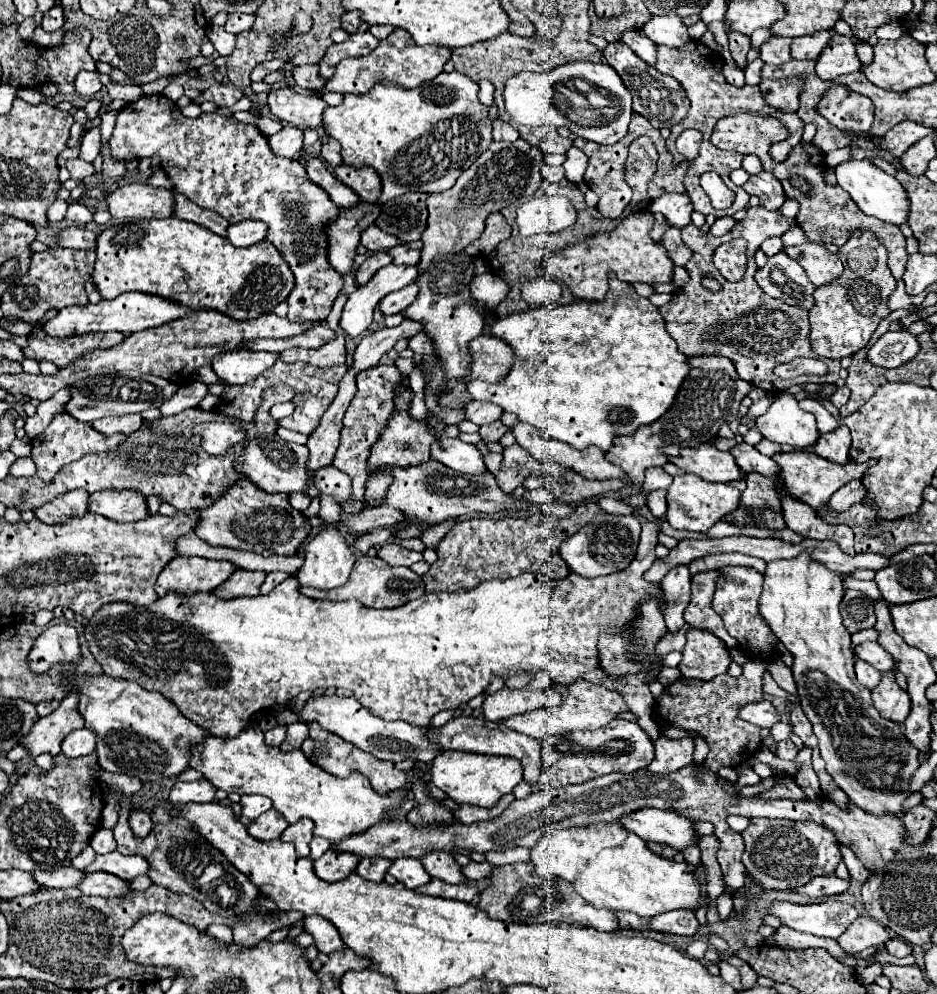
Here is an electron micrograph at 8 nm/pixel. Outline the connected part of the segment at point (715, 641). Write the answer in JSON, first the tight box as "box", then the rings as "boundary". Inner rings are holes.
{"box":[678,629,730,681],"boundary":[[[700,629],[686,631],[682,661],[678,663],[678,671],[682,677],[710,681],[712,677],[726,673],[728,665],[730,653],[718,637]]]}

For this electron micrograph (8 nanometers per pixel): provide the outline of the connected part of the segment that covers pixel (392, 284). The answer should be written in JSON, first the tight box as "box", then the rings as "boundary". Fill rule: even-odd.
{"box":[340,265,416,337],"boundary":[[[386,265],[382,267],[364,287],[358,287],[346,301],[342,317],[340,317],[340,327],[346,331],[350,337],[362,335],[370,323],[372,323],[372,313],[374,307],[380,303],[382,297],[388,293],[394,293],[408,283],[412,283],[416,277],[416,267],[410,265]]]}

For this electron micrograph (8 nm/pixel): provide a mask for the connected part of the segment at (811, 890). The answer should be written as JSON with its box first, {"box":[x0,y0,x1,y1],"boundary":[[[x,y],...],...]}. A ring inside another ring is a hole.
{"box":[786,873,850,897],"boundary":[[[832,873],[826,877],[816,877],[798,889],[786,889],[786,891],[794,891],[808,897],[832,897],[844,893],[848,887],[850,887],[850,879],[840,879],[836,873]]]}

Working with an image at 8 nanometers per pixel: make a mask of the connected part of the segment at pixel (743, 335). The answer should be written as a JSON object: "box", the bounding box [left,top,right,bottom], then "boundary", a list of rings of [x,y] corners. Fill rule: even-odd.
{"box":[658,207,840,393],"boundary":[[[748,207],[744,211],[738,211],[734,215],[736,225],[722,237],[714,237],[710,233],[702,233],[694,223],[682,227],[682,239],[684,243],[694,249],[692,259],[684,265],[690,283],[686,283],[682,289],[674,291],[672,301],[662,305],[658,311],[662,319],[666,321],[666,331],[670,337],[678,343],[678,351],[686,357],[694,355],[722,355],[728,357],[740,379],[752,383],[758,389],[764,389],[766,393],[780,393],[796,383],[816,381],[816,383],[836,383],[840,373],[840,361],[822,359],[828,365],[828,373],[824,377],[798,377],[798,379],[780,379],[772,371],[778,363],[788,363],[794,357],[814,357],[810,349],[810,323],[808,323],[808,311],[802,307],[790,307],[782,303],[780,299],[768,297],[758,283],[754,281],[756,263],[754,253],[760,249],[762,241],[768,237],[780,237],[786,229],[792,227],[788,219],[784,219],[780,213],[766,211],[764,207]],[[736,237],[744,237],[748,241],[748,267],[744,273],[744,279],[738,283],[730,283],[722,279],[720,271],[712,263],[712,253],[716,251],[716,245],[722,245],[726,241],[732,241]],[[702,275],[714,275],[722,283],[722,291],[712,295],[706,289],[702,289]],[[784,345],[790,345],[784,349]]]}

